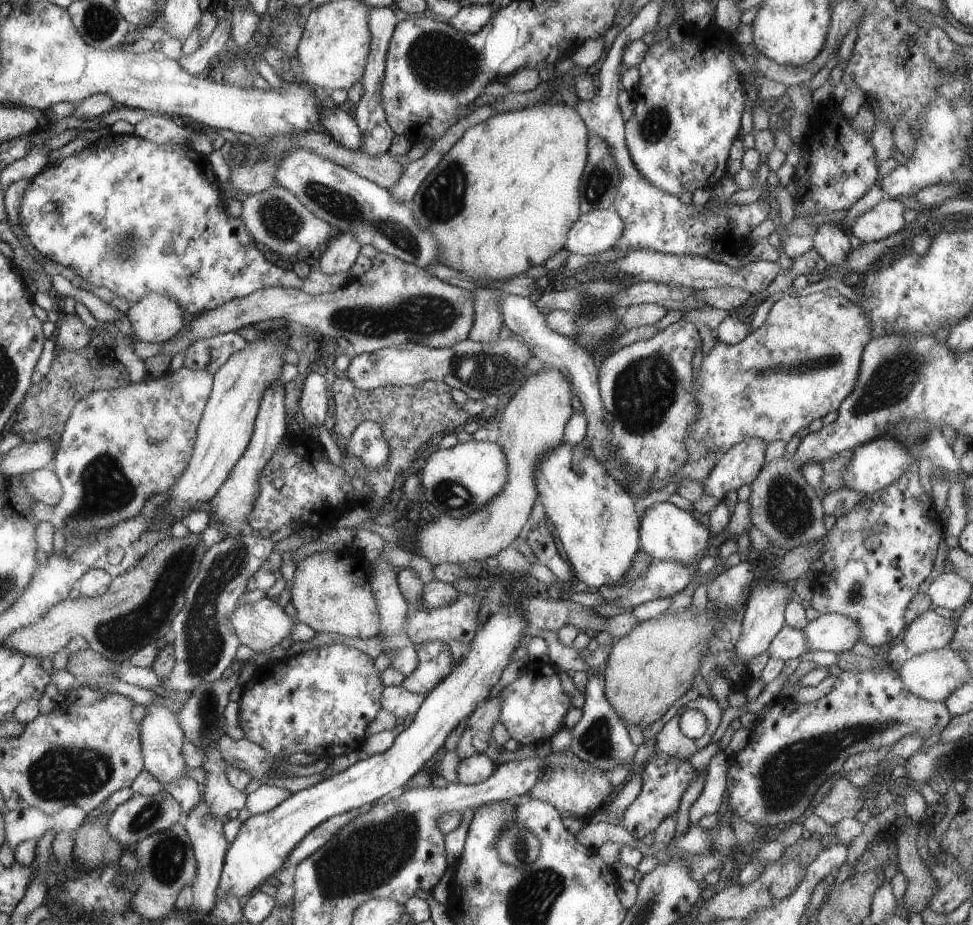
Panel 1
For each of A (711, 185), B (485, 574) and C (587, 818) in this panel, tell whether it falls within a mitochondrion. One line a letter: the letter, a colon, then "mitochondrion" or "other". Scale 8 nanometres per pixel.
A: other
B: other
C: other

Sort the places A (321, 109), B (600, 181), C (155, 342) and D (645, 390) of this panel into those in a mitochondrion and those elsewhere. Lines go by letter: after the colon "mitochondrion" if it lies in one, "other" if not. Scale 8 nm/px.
A: other
B: mitochondrion
C: other
D: mitochondrion

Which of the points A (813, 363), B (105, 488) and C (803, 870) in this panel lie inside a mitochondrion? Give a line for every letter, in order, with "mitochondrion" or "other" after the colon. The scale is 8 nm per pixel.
A: mitochondrion
B: mitochondrion
C: other

